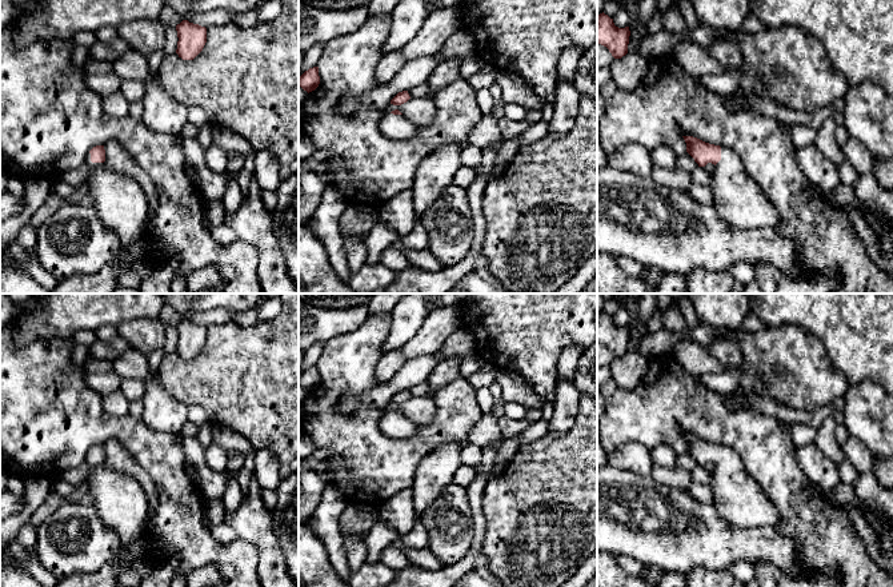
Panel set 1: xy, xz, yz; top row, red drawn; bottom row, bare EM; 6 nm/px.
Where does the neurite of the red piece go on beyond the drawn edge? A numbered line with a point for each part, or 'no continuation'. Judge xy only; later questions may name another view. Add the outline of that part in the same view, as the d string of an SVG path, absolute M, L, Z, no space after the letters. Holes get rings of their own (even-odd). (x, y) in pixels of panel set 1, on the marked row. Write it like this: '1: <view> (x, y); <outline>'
1: xy (120, 202); M88 152L84 161L91 172L87 177L89 197L101 221L112 229L121 248L131 248L144 239L148 224L148 199L141 185L131 176L109 169L104 163L92 163Z

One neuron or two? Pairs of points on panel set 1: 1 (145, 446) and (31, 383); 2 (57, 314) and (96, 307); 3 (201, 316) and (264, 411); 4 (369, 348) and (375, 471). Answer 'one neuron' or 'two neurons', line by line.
1: one neuron
2: one neuron
3: two neurons
4: one neuron

